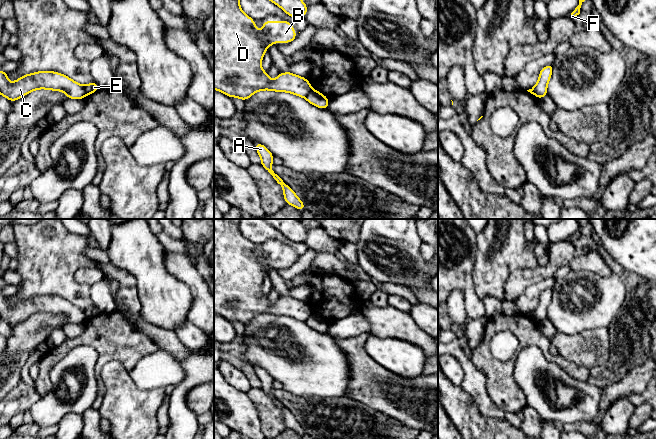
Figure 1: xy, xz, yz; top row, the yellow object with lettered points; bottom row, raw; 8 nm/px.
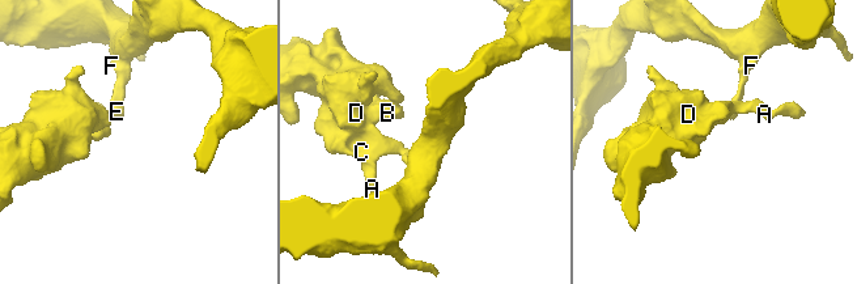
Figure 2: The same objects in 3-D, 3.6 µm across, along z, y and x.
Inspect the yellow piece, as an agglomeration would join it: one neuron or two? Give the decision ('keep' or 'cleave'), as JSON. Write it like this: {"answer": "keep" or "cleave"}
{"answer": "cleave"}

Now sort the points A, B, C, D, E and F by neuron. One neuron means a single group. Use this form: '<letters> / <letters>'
A B C D / E F

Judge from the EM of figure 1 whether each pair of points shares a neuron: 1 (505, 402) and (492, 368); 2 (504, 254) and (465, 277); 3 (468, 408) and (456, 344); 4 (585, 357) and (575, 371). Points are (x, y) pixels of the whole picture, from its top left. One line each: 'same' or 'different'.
1: same
2: different
3: different
4: different

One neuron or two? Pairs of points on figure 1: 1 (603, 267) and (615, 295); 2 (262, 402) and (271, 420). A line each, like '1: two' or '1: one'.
1: two
2: one

